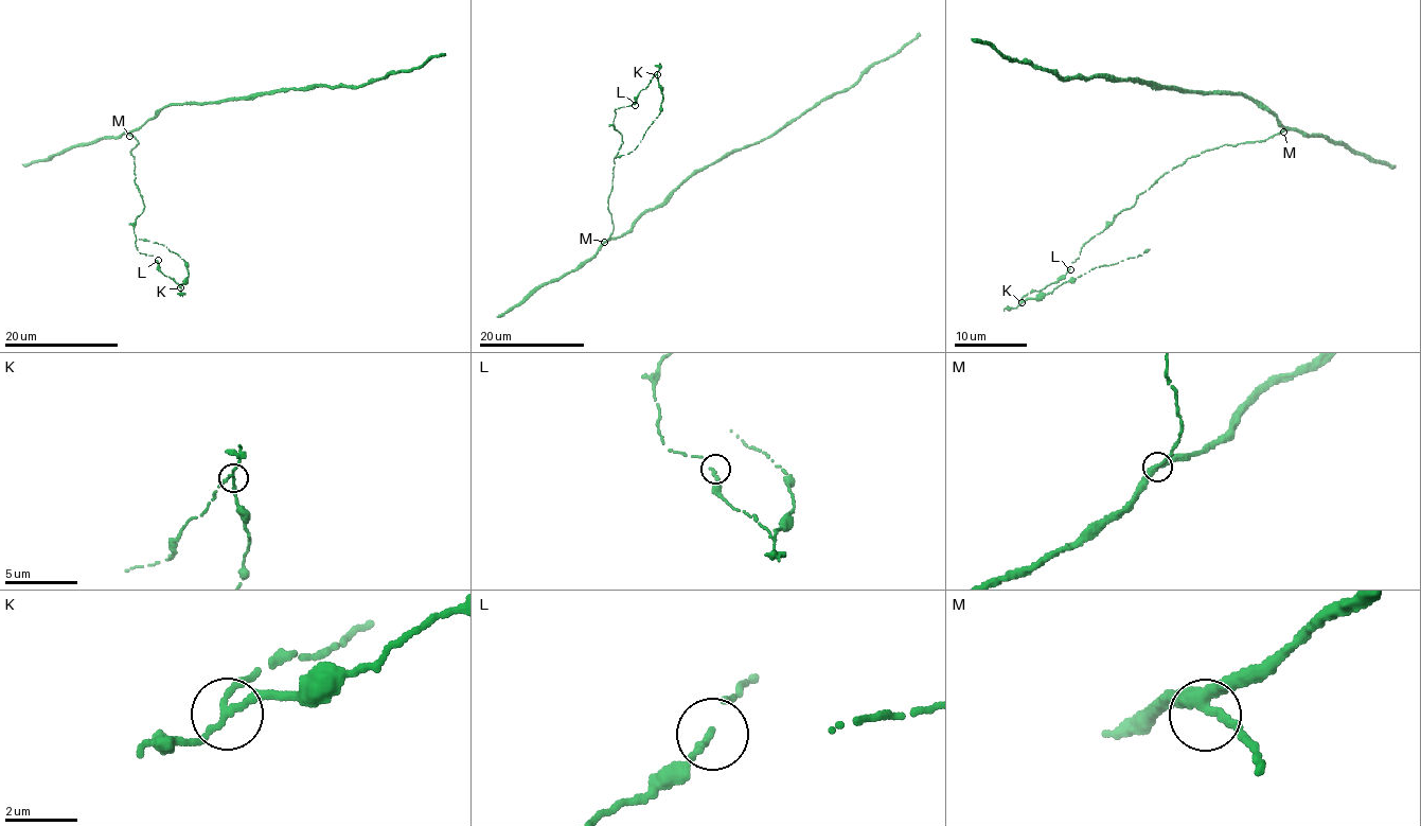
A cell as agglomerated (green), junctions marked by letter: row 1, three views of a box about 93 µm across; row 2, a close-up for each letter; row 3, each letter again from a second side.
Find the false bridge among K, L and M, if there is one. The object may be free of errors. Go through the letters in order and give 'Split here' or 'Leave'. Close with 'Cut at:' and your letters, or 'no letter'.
K: Split here
L: Leave
M: Leave
Cut at: K

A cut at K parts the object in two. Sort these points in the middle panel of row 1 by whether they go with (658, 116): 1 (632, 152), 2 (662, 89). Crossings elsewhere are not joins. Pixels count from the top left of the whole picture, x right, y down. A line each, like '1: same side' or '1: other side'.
1: same side
2: same side

